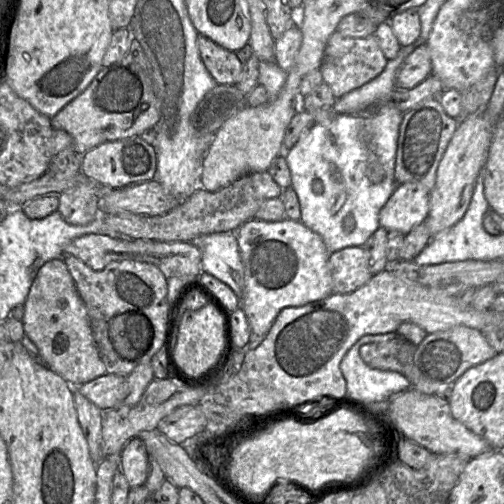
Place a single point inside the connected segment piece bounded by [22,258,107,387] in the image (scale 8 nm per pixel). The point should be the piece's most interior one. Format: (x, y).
(56, 320)

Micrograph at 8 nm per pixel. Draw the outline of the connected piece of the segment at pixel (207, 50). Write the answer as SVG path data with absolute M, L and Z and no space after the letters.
M201 34L197 45L205 67L218 84L235 85L240 80L243 65L237 51L227 50Z

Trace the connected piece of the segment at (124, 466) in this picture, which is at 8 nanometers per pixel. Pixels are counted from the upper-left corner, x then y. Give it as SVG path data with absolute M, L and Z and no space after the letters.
M139 437L129 440L119 454L119 469L130 489L145 484L148 477L148 454Z

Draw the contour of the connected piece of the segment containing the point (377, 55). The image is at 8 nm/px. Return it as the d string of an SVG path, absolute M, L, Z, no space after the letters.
M336 30L328 40L320 70L323 82L331 88L338 99L378 77L385 69L387 62L375 35L351 38Z

